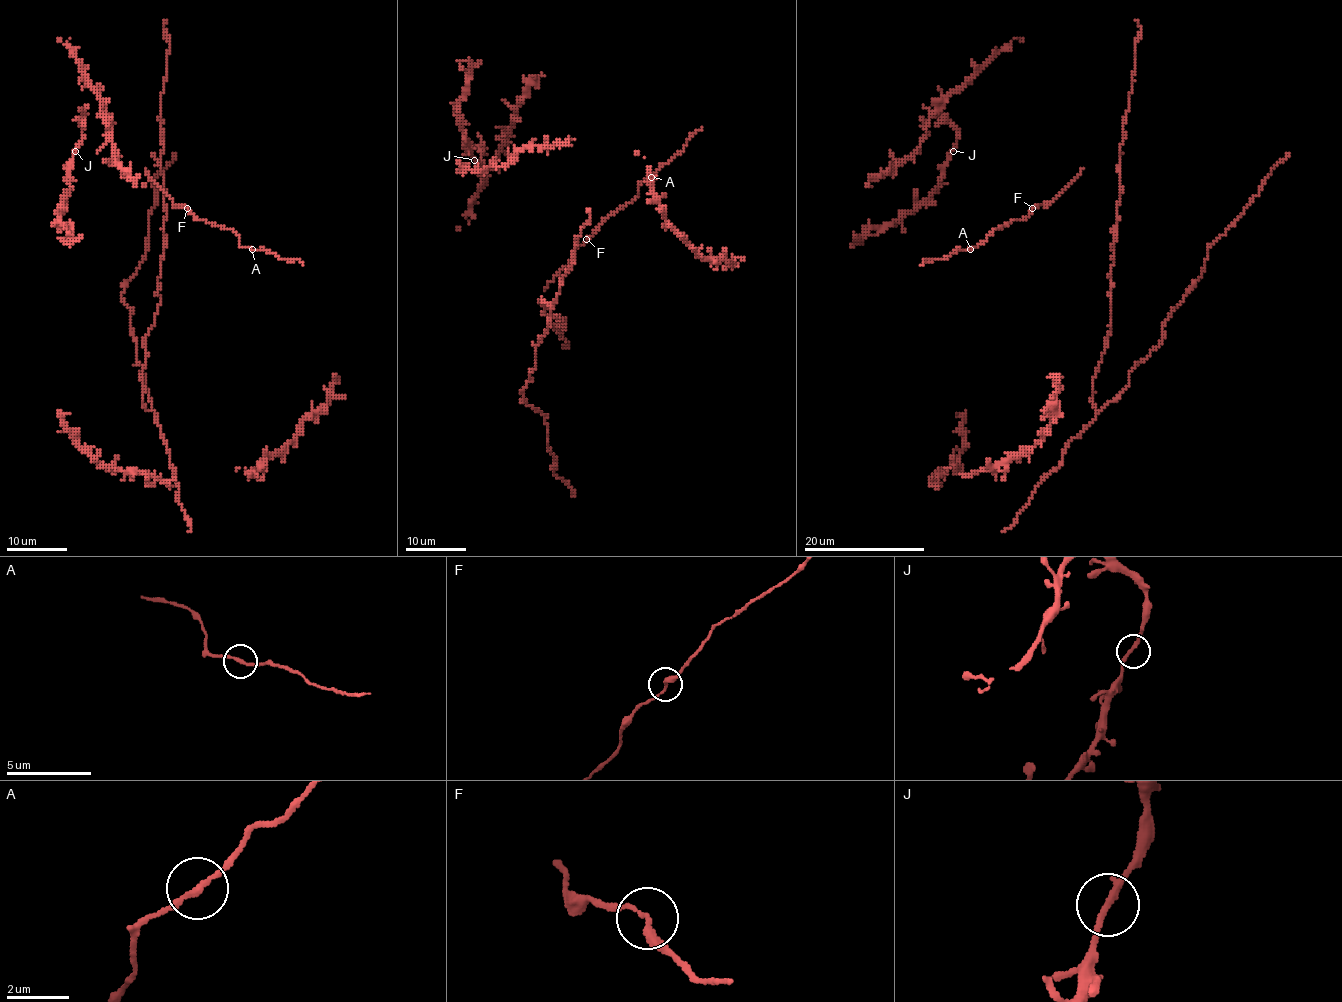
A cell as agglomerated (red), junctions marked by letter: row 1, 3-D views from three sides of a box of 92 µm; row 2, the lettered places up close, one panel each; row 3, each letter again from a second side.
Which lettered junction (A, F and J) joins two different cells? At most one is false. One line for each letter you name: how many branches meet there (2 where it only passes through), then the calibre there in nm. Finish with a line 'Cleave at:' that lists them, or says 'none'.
Cleave at: none

